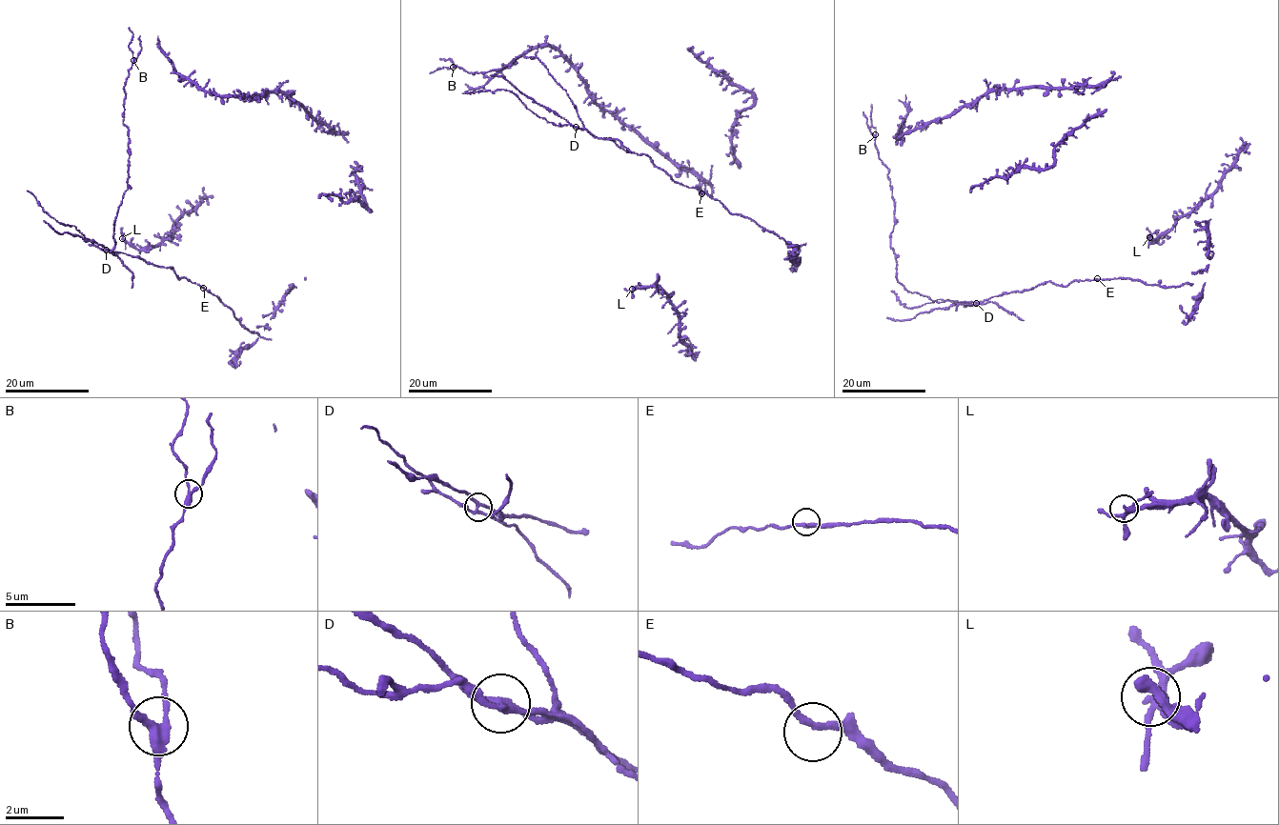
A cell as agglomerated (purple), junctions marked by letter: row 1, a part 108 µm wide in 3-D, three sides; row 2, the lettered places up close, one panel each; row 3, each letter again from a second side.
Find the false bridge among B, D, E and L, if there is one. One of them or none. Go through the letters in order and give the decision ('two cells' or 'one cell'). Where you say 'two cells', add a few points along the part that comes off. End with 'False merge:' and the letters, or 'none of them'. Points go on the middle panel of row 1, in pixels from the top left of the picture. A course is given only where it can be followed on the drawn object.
B: one cell
D: two cells; course (577, 127), (554, 125), (537, 116), (516, 95), (504, 89), (462, 93)
E: one cell
L: one cell
False merge: D

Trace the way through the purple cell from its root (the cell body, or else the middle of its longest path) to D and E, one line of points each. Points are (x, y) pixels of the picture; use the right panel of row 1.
D: (876, 145), (888, 169), (894, 200), (890, 247), (897, 279), (908, 291), (935, 301), (976, 303)
E: (876, 145), (894, 200), (897, 279), (908, 291), (978, 304), (1046, 281), (1097, 278)

